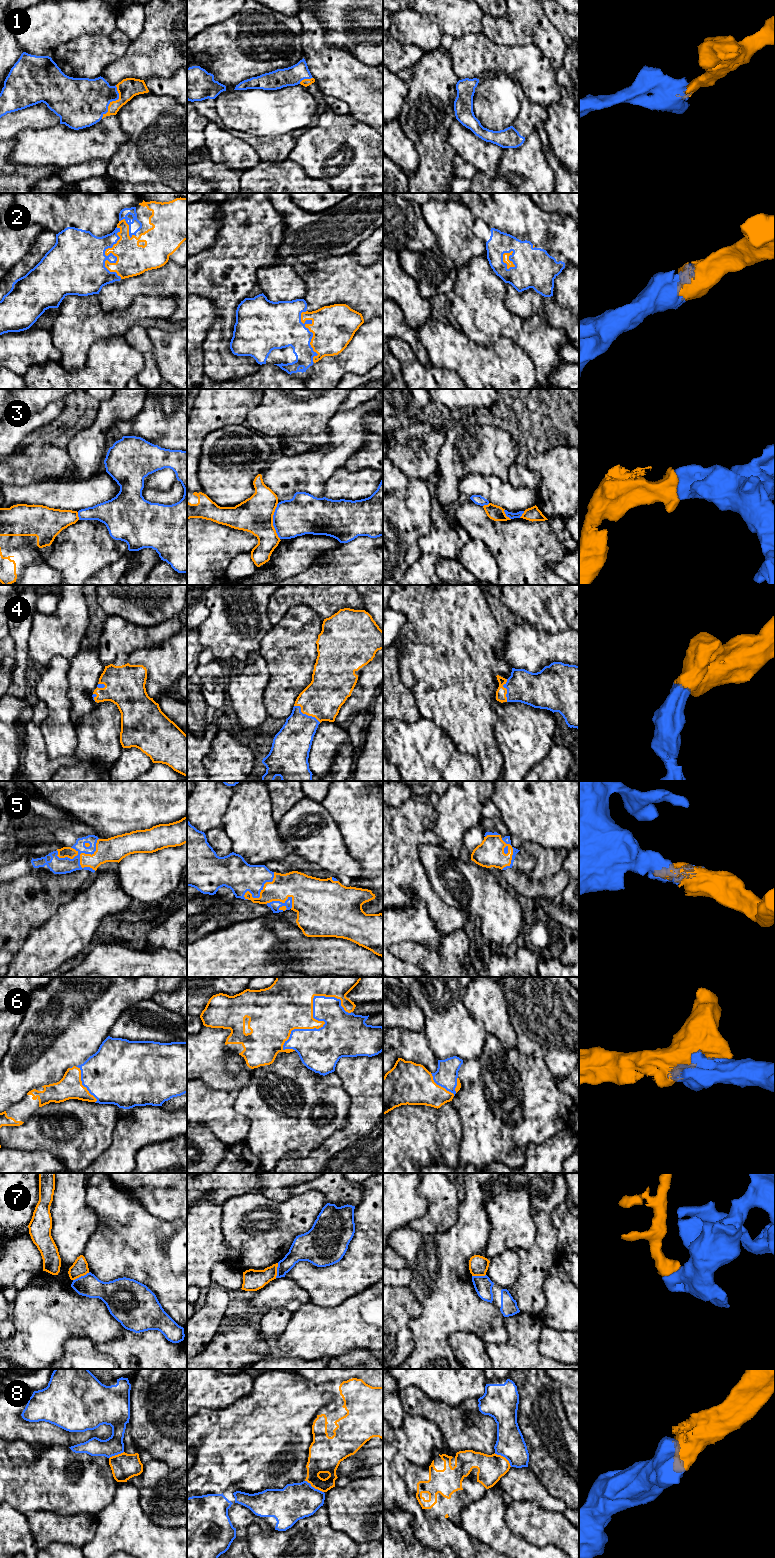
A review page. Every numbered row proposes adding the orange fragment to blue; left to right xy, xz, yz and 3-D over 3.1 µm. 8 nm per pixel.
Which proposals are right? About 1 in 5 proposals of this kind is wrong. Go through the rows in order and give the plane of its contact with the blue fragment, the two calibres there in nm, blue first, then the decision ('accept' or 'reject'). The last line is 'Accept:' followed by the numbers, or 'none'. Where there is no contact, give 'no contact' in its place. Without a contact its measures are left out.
1: xy | 380/160 nm | accept
2: xy | 380/260 nm | accept
3: xz | 320/280 nm | reject
4: xz | 300/320 nm | accept
5: xy | 130/190 nm | accept
6: xz | 320/400 nm | accept
7: xy | 180/130 nm | reject
8: xz | 300/240 nm | reject
Accept: 1, 2, 4, 5, 6

